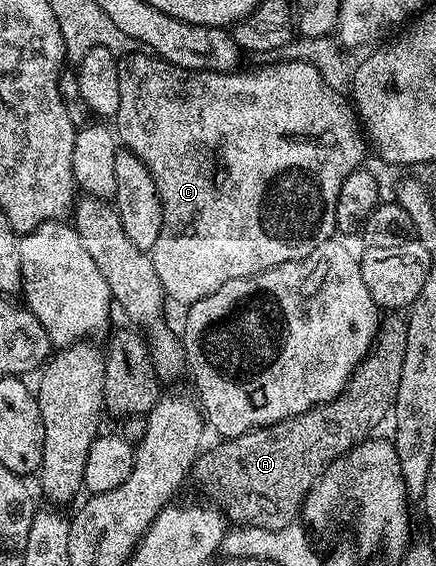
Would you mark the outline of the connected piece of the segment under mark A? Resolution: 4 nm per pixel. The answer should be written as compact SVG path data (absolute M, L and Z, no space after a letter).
M402 314L388 315L391 316L379 324L370 355L359 364L347 387L333 401L273 425L223 439L220 447L200 454L198 470L207 474L208 481L223 498L226 518L232 524L285 529L296 522L305 497L328 464L346 456L363 440L372 438L386 419L388 422L401 384L407 325Z

